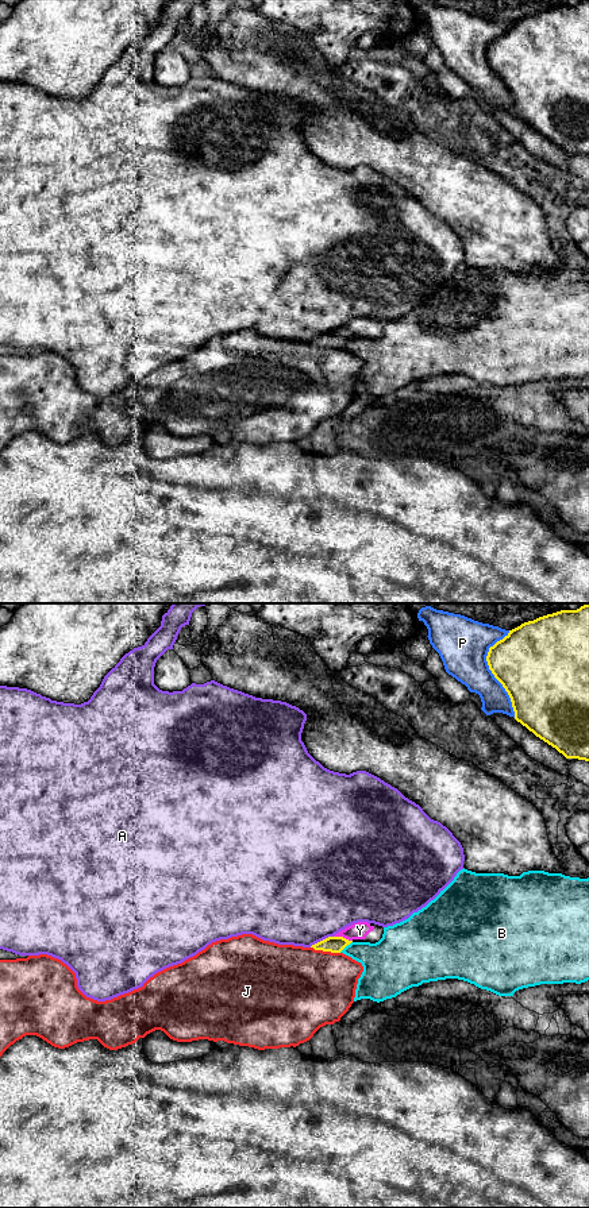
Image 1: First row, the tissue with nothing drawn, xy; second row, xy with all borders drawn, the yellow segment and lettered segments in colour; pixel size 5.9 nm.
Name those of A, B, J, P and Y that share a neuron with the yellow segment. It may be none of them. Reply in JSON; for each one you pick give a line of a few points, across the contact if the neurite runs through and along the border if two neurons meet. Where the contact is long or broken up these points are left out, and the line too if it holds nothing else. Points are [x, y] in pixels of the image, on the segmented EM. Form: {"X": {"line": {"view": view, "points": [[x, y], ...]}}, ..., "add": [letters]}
{"Y": {"line": {"view": "xy", "points": [[333, 944], [342, 937], [360, 930]]}}, "add": ["Y"]}

